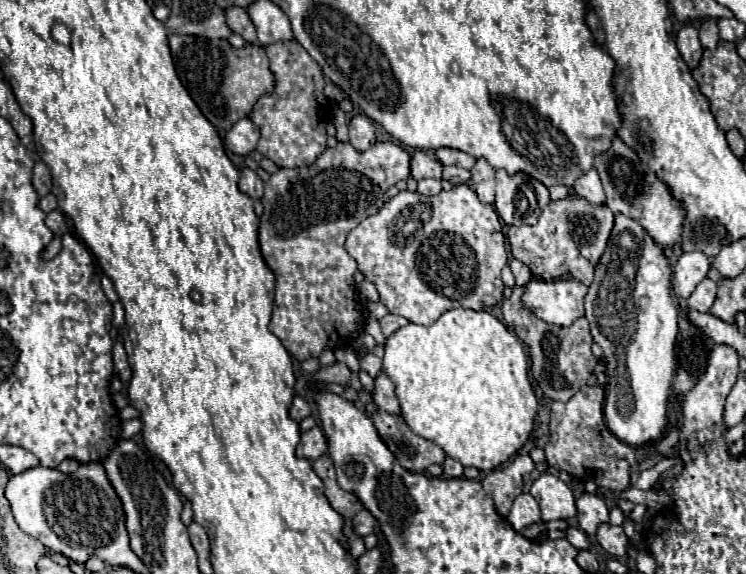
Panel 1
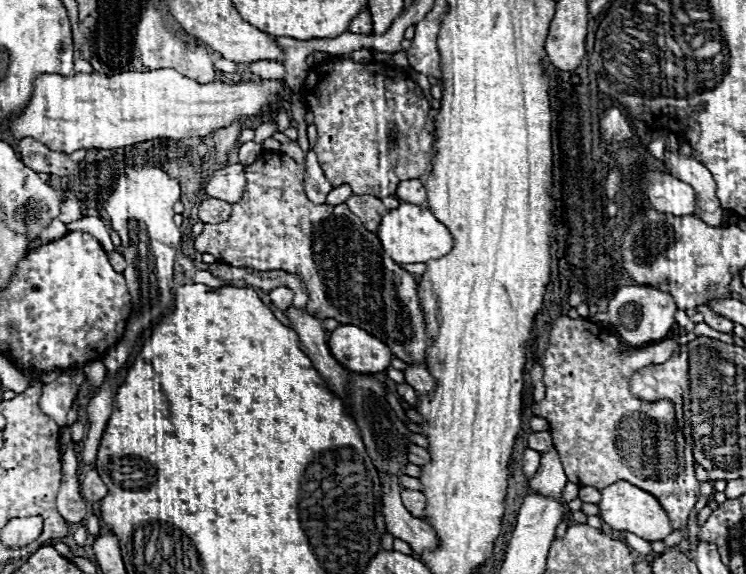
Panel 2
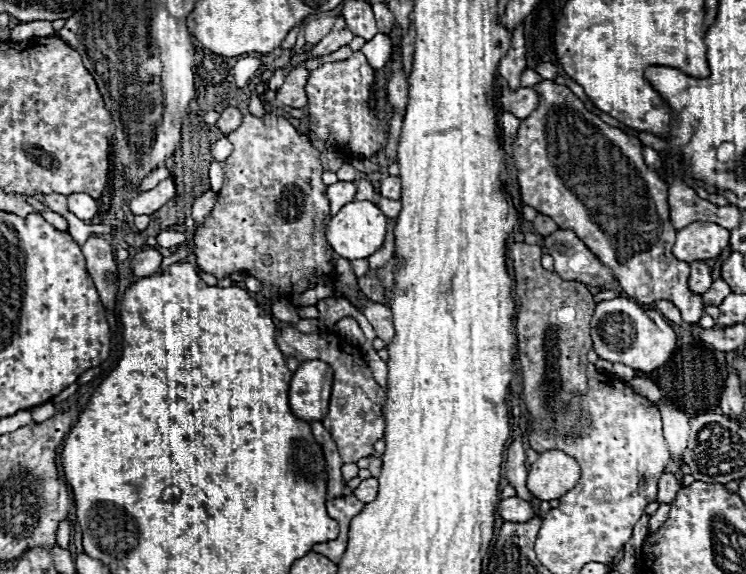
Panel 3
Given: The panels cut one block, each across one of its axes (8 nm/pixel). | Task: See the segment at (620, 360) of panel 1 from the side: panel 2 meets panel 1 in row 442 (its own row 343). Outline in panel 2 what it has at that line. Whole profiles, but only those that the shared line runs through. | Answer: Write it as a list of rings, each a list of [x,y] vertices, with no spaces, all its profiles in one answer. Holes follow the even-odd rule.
[[[622,286],[616,290],[608,304],[608,316],[618,330],[620,340],[630,348],[640,348],[666,338],[674,324],[676,302],[670,294],[652,286]]]

